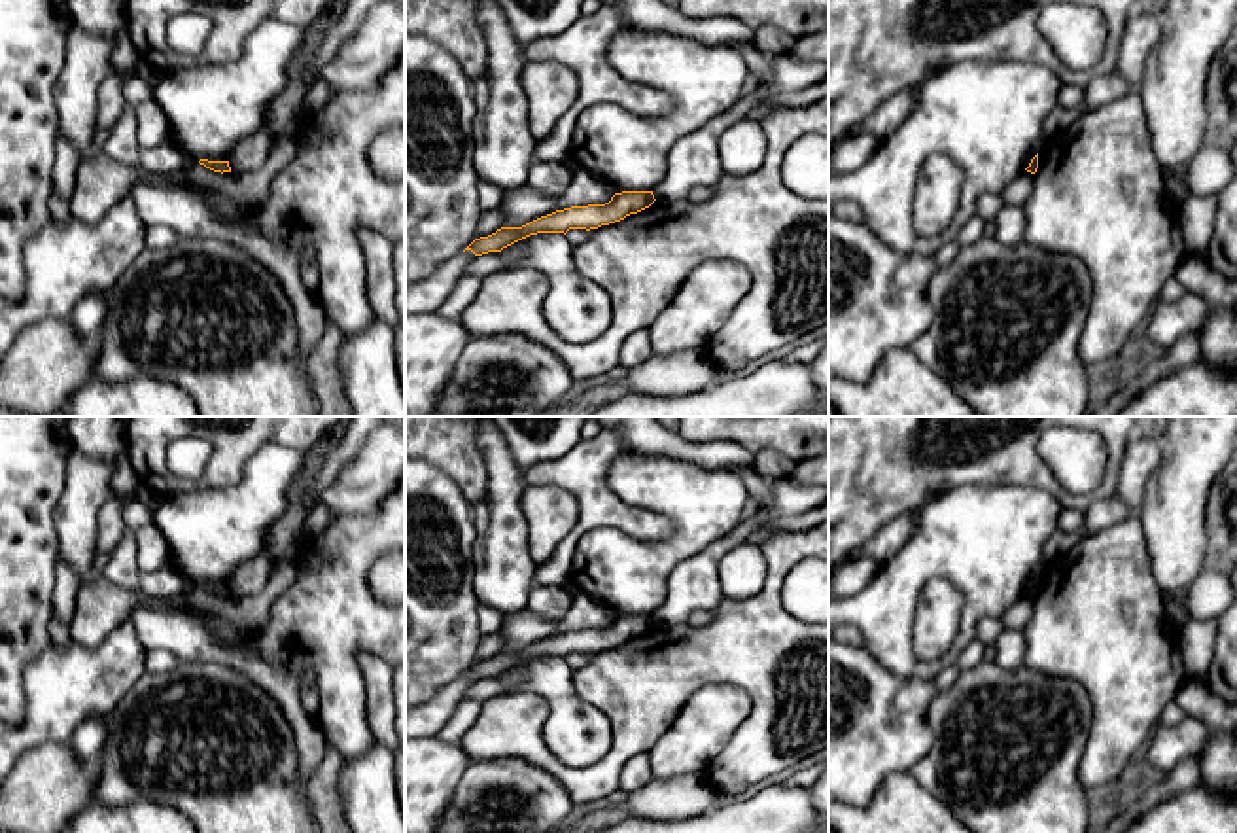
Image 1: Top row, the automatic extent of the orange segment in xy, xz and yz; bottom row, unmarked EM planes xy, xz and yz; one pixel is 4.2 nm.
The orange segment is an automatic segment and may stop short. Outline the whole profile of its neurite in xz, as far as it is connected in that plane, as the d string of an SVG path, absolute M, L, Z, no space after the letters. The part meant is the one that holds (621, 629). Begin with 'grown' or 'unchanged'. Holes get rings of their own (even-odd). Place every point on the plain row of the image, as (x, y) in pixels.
unchanged; M653 615L615 617L605 629L571 630L541 640L522 651L501 651L488 661L475 663L465 674L475 680L501 676L503 672L537 657L567 657L569 653L598 653L637 638L654 627Z

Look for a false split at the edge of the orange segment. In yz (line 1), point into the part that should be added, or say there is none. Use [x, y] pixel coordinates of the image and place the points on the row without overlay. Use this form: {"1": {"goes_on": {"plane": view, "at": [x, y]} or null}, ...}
{"1": {"goes_on": null}}

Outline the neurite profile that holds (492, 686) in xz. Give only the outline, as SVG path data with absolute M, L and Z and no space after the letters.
M511 672L505 676L488 676L477 680L462 697L462 700L488 700L505 693L513 693L522 682L520 672Z

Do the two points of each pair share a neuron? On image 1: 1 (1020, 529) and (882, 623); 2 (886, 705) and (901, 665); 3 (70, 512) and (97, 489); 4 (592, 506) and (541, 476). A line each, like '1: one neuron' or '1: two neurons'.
1: one neuron
2: two neurons
3: one neuron
4: one neuron

